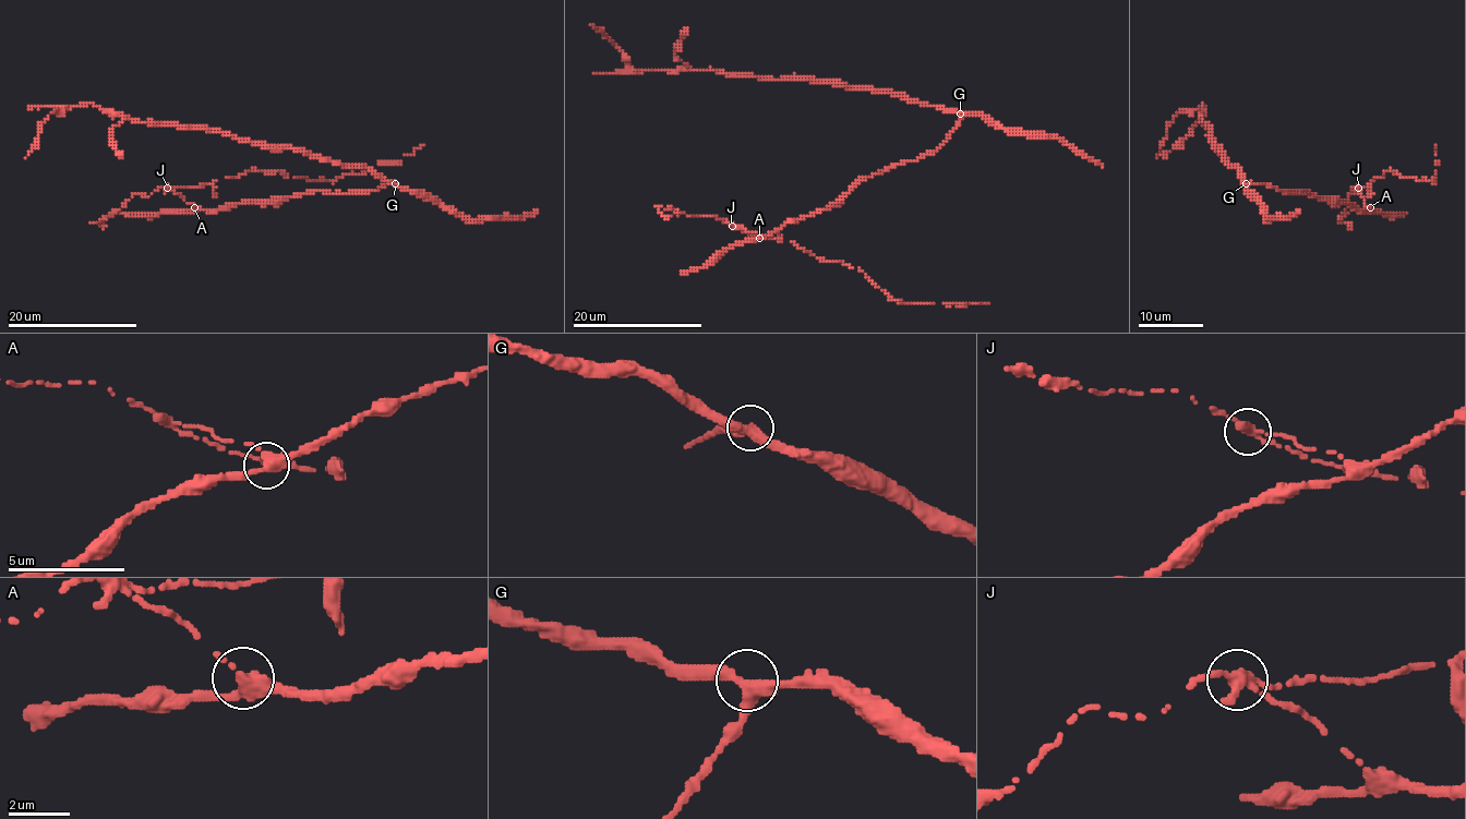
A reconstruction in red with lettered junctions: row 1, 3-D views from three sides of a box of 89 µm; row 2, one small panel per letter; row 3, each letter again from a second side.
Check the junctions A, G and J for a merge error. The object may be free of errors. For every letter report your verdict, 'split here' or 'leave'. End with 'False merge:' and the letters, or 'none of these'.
A: leave
G: leave
J: split here
False merge: J

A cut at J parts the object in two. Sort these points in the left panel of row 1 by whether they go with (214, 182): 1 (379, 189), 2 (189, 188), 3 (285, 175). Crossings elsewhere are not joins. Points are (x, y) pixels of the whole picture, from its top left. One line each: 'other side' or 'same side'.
1: other side
2: same side
3: same side

